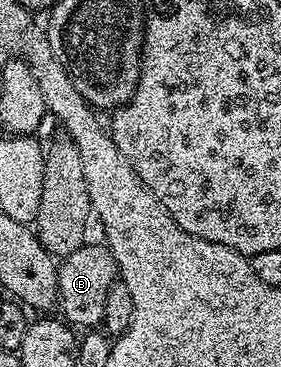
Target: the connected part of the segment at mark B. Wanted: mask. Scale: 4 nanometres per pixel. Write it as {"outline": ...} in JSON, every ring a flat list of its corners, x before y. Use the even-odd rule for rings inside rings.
{"outline":[[86,242,75,249,75,253,64,256,57,269,57,303,61,307,60,314,64,322,77,329,97,329,102,326,101,318,107,293,119,279,113,254,108,247,97,243]]}

